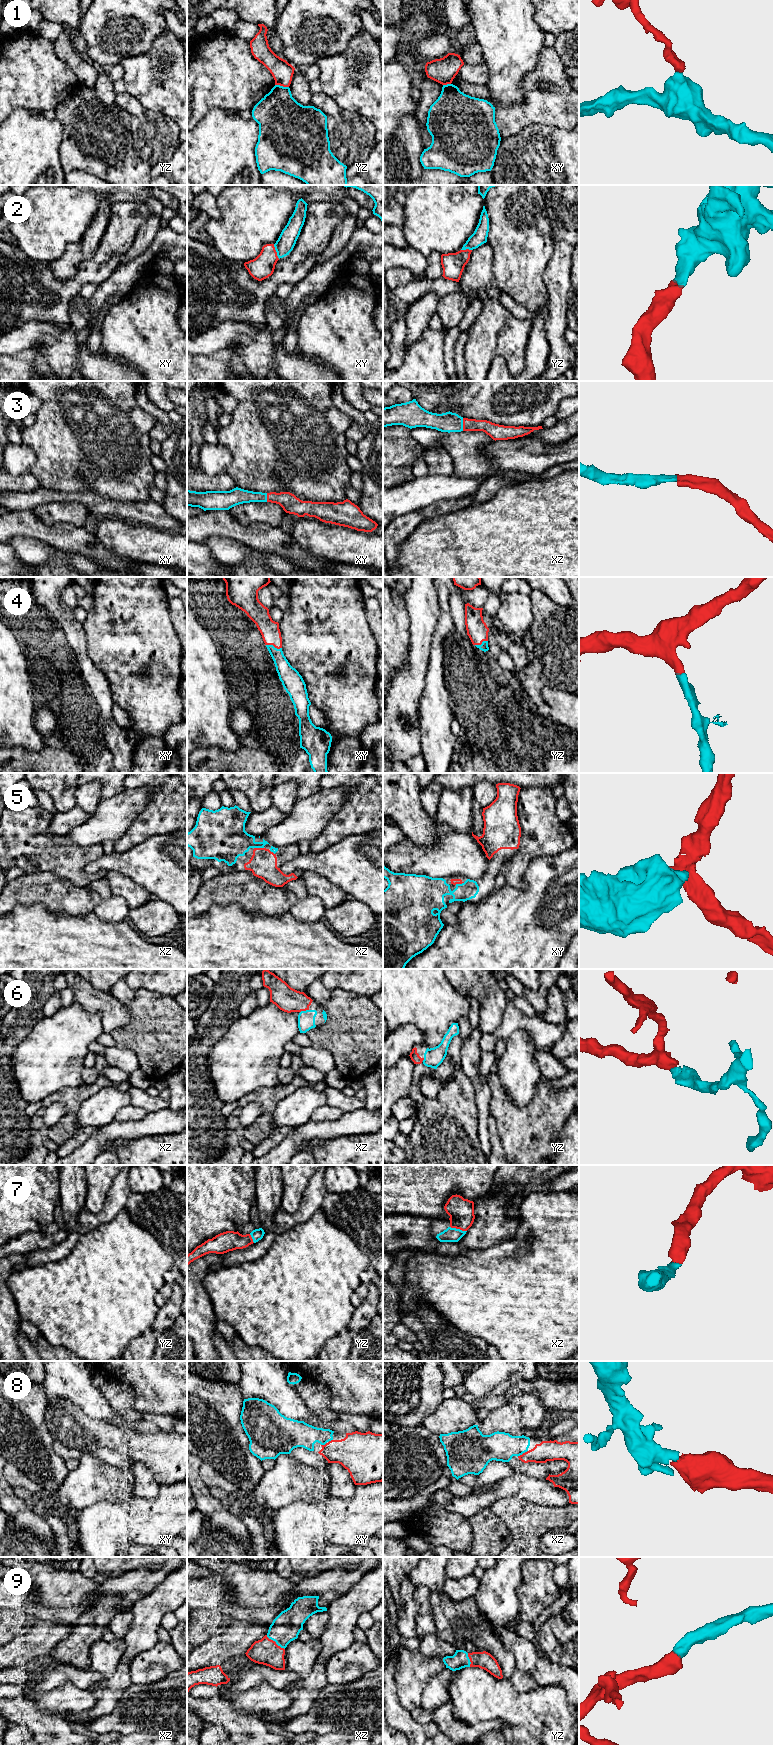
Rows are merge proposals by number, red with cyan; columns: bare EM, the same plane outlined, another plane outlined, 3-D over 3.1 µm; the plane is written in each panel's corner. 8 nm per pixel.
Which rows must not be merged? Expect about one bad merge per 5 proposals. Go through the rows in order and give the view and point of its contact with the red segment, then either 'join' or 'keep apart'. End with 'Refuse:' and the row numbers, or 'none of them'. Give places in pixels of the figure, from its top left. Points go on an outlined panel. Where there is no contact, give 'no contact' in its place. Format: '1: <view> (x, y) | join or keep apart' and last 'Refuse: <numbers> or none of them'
1: yz (282, 85) | keep apart
2: xy (275, 251) | join
3: xz (463, 424) | join
4: xy (274, 646) | join
5: xz (259, 848) | join
6: xz (304, 1010) | join
7: xz (458, 1228) | join
8: xz (523, 1453) | join
9: xz (275, 1642) | join
Refuse: 1

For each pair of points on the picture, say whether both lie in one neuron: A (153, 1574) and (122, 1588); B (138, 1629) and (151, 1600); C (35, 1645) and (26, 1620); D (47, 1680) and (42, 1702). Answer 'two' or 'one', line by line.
A: one
B: one
C: two
D: two

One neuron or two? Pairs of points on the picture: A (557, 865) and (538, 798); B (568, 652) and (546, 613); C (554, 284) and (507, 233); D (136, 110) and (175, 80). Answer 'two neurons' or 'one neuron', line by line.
A: two neurons
B: one neuron
C: two neurons
D: two neurons

